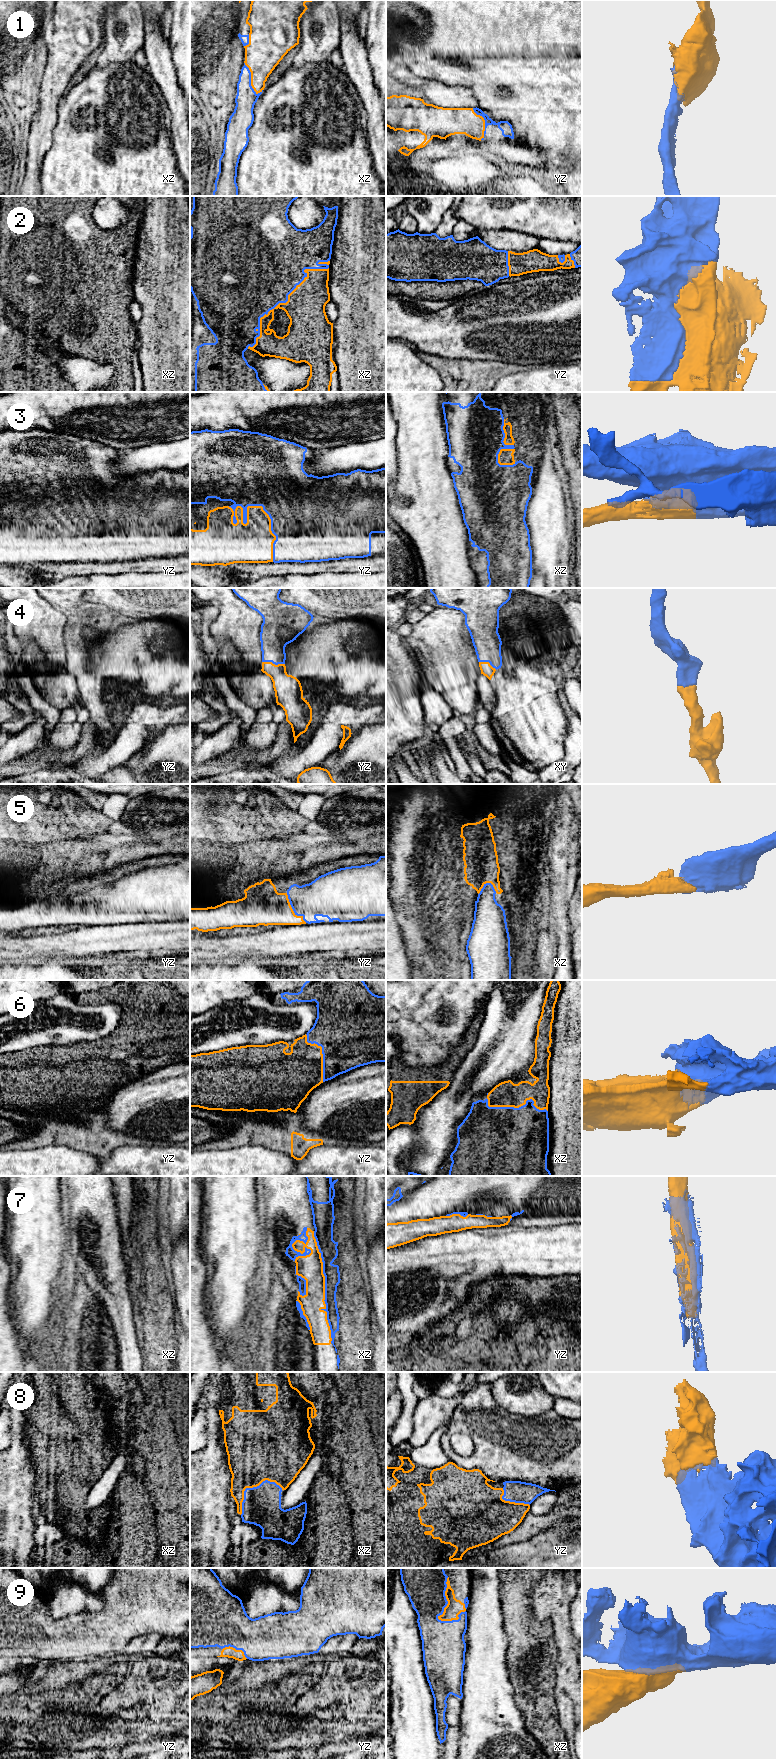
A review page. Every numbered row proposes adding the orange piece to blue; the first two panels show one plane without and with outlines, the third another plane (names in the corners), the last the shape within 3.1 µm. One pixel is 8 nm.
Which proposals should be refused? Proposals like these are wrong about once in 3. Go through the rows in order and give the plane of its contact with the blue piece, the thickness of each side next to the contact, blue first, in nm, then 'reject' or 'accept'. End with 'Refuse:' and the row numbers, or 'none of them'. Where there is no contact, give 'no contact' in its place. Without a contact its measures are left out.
1: meets blue in xz; 170 nm thick on the blue side, 280 nm on the other; accept
2: meets blue in xz; 460 nm thick on the blue side, 300 nm on the other; accept
3: meets blue in yz; 500 nm thick on the blue side, 260 nm on the other; reject
4: meets blue in yz; 260 nm thick on the blue side, 220 nm on the other; accept
5: meets blue in yz; 300 nm thick on the blue side, 320 nm on the other; accept
6: meets blue in xz; 500 nm thick on the blue side, 200 nm on the other; accept
7: meets blue in xz; 130 nm thick on the blue side, 200 nm on the other; accept
8: meets blue in xz; 300 nm thick on the blue side, 420 nm on the other; accept
9: meets blue in xz; 340 nm thick on the blue side, 130 nm on the other; accept
Refuse: 3

